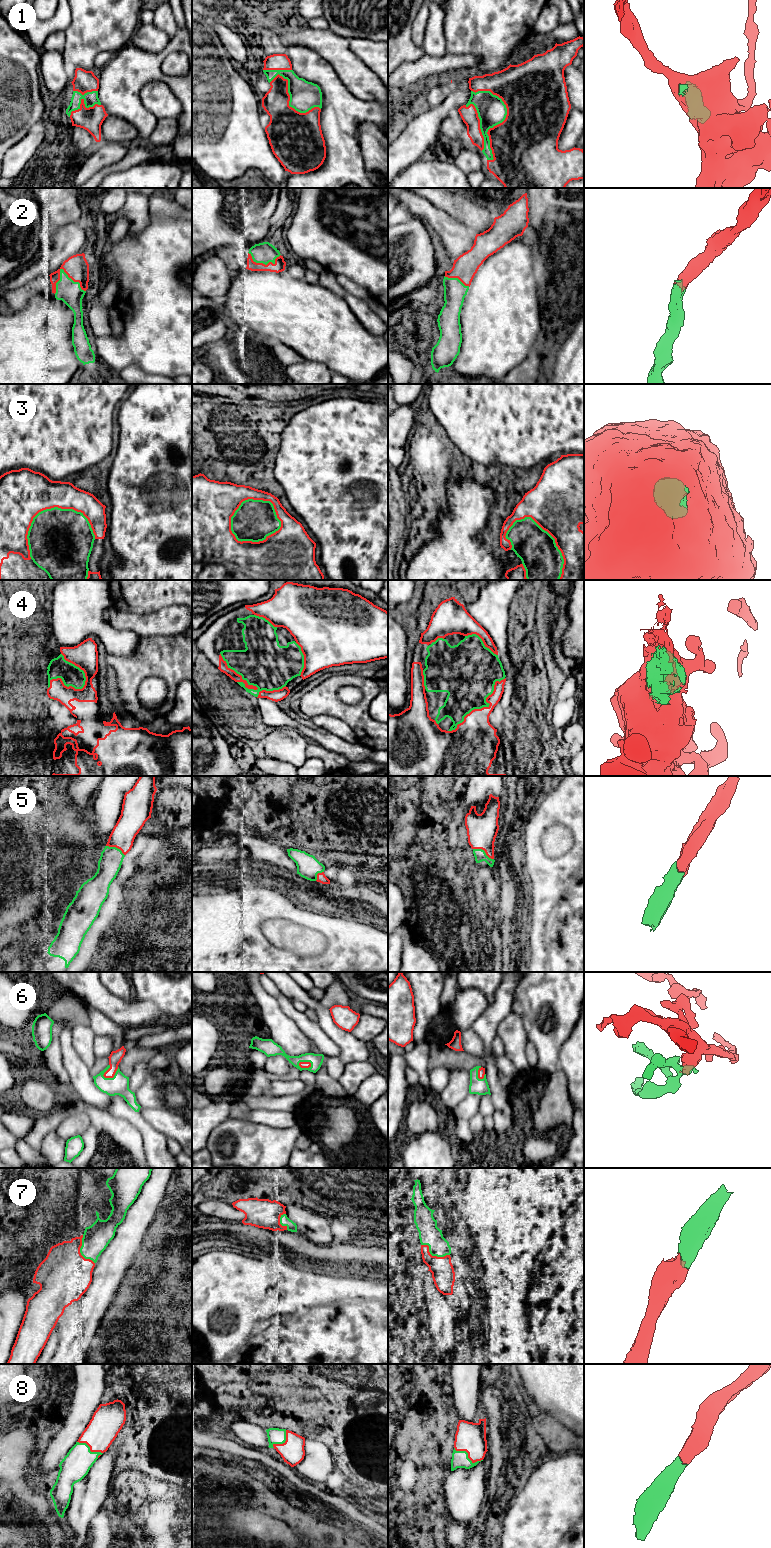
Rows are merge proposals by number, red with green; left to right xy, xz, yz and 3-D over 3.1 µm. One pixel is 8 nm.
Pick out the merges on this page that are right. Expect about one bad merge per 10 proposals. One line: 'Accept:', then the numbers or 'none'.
Accept: 1, 2, 3, 4, 5, 6, 7, 8

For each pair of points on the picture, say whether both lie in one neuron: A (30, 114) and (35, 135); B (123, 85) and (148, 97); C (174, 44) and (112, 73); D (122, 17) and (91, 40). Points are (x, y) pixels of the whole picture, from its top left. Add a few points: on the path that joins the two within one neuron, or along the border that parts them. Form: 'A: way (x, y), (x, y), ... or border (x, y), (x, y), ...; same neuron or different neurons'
A: border (41, 120), (37, 121), (17, 141); different neurons
B: border (159, 80), (148, 82), (139, 94), (152, 113); different neurons
C: way (159, 57), (146, 67), (131, 68), (127, 72); same neuron
D: way (114, 17), (99, 32); same neuron

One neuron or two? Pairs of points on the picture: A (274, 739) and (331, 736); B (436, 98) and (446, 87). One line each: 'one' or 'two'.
A: two
B: one

